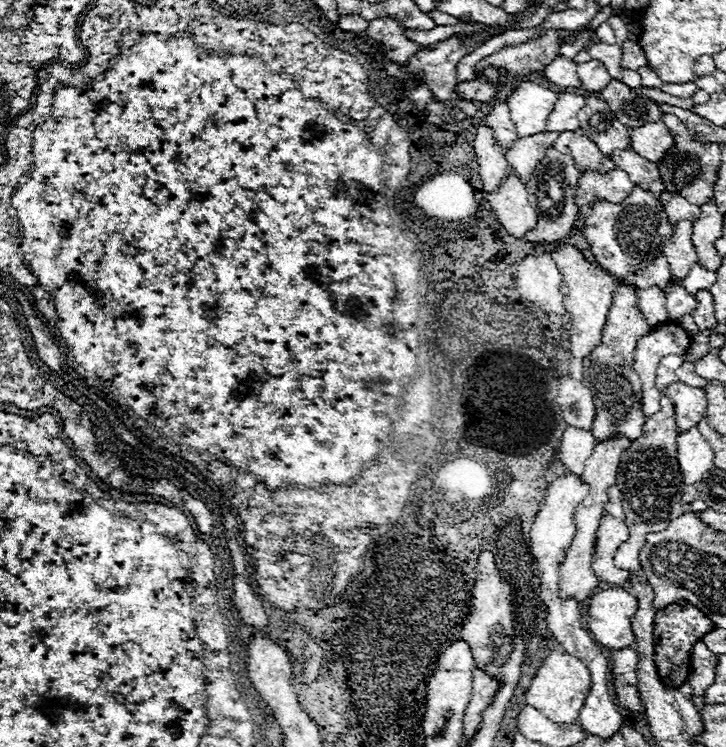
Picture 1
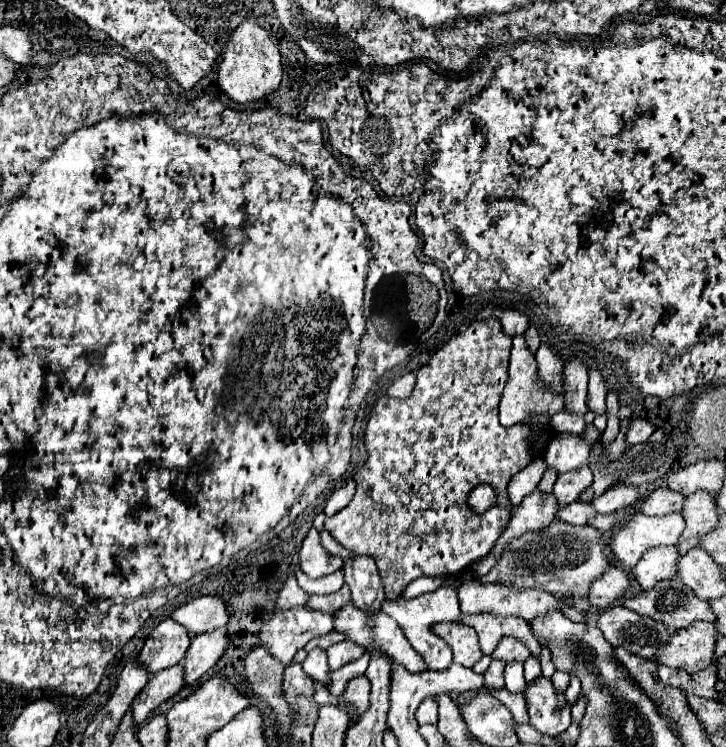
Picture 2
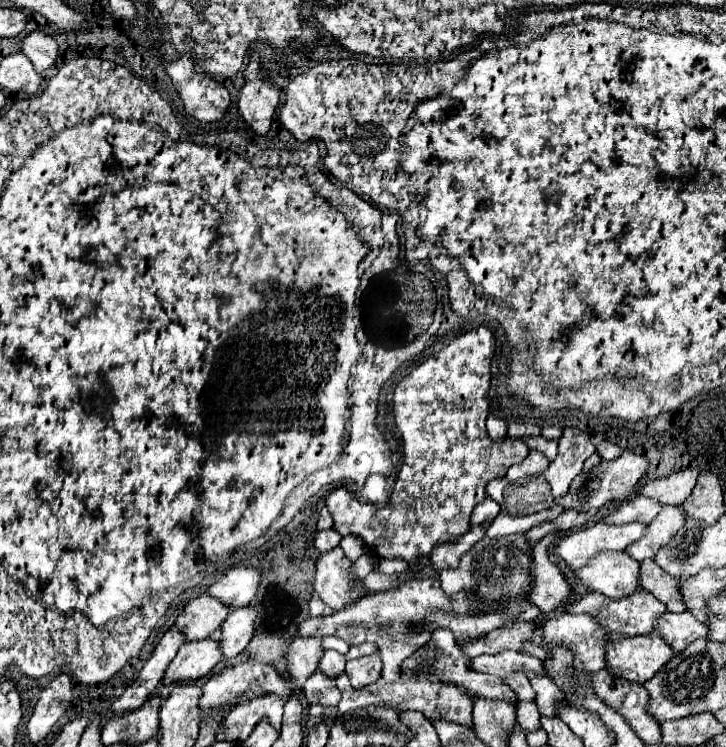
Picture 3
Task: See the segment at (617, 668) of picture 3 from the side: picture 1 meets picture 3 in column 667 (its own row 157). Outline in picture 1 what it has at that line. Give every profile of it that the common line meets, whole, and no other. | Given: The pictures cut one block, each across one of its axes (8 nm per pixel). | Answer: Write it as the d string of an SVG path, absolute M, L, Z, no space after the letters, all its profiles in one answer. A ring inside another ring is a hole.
M650 122L630 132L630 146L646 160L658 164L662 156L674 146L672 134L662 122Z

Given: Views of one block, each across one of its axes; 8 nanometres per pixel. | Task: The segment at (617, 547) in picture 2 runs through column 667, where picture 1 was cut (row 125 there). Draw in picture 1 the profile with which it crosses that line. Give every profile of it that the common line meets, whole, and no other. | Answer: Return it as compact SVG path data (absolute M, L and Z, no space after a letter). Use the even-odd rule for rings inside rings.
M528 80L520 82L518 88L506 100L518 136L522 138L544 132L548 114L552 112L556 100L556 92Z

